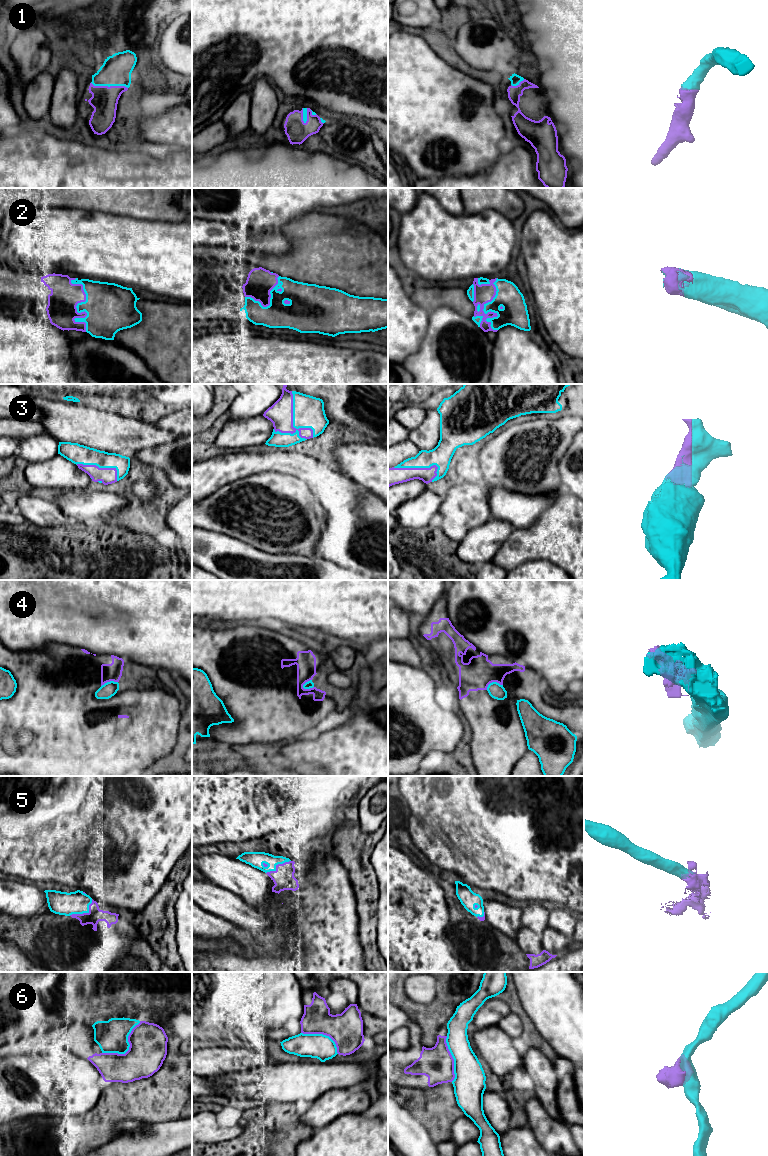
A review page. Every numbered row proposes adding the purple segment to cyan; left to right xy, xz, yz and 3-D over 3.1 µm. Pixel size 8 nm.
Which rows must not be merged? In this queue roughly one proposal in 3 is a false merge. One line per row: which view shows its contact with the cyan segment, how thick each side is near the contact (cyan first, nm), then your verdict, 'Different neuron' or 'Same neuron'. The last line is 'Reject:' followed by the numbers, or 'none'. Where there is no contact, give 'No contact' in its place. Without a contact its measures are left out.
1: Touches cyan in xy. Thickness 240 nm (cyan) against 220 nm. Same neuron
2: Touches cyan in xy. Thickness 360 nm (cyan) against 240 nm. Same neuron
3: Touches cyan in xz. Thickness 260 nm (cyan) against 190 nm. Same neuron
4: Touches cyan in xz. Thickness 60 nm (cyan) against 160 nm. Different neuron
5: Touches cyan in xy. Thickness 190 nm (cyan) against 120 nm. Same neuron
6: Touches cyan in xy. Thickness 260 nm (cyan) against 300 nm. Different neuron
Reject: 4, 6

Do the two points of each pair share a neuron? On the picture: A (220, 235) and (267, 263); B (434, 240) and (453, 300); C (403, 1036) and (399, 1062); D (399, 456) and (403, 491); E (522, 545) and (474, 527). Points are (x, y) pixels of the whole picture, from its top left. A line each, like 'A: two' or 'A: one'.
A: two
B: two
C: two
D: two
E: two

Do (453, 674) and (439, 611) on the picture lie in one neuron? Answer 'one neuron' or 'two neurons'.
one neuron

